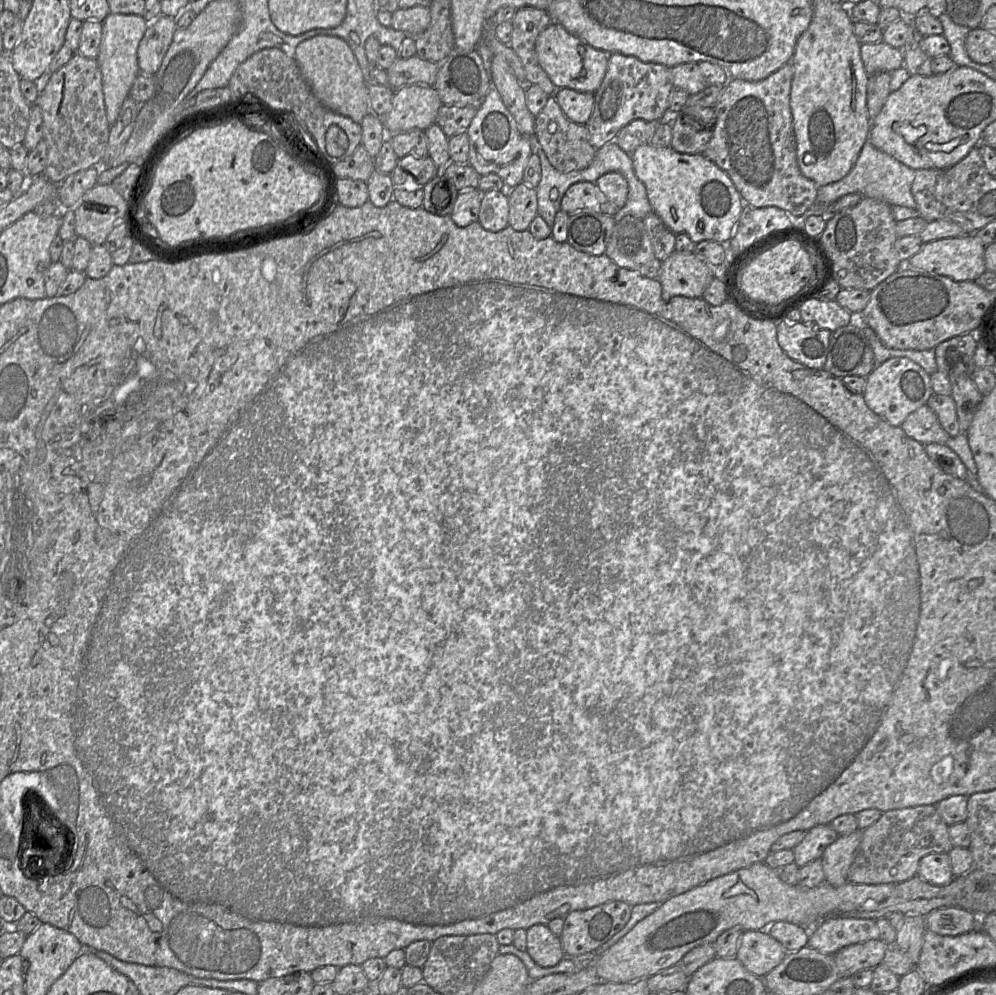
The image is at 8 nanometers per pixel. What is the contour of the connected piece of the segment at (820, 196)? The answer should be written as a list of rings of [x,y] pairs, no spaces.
[[[867,140],[856,163],[845,177],[818,187],[816,205],[830,205],[846,194],[858,192],[863,197],[875,198],[890,204],[893,218],[901,221],[918,215],[917,204],[911,191],[914,178],[914,169],[878,150]]]

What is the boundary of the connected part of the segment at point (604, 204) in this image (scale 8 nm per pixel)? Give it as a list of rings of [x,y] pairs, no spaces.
[[[578,182],[571,185],[564,194],[560,207],[560,210],[569,215],[582,211],[614,216],[620,209],[606,198],[594,182]]]

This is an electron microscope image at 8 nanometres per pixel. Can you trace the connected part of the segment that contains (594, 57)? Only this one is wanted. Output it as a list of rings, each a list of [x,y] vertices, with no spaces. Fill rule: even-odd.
[[[552,22],[539,34],[535,49],[539,64],[557,89],[570,88],[579,92],[590,92],[593,95],[605,77],[609,57],[612,54],[590,46],[556,22]]]

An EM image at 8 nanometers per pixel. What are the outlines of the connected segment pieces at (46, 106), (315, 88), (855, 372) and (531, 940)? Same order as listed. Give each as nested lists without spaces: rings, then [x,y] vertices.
[[[78,52],[54,73],[41,82],[36,104],[43,116],[43,138],[47,145],[47,159],[43,176],[59,185],[68,176],[100,166],[109,138],[104,102],[102,73],[96,59],[88,59]]]
[[[318,35],[302,41],[296,47],[295,60],[311,91],[325,107],[361,124],[364,116],[370,112],[368,85],[353,51],[343,39]]]
[[[854,319],[848,325],[831,332],[824,371],[840,379],[845,376],[867,377],[875,366],[872,347],[862,331],[862,324],[858,320]]]
[[[537,924],[526,930],[527,953],[540,967],[555,966],[565,956],[560,938],[547,925]]]

